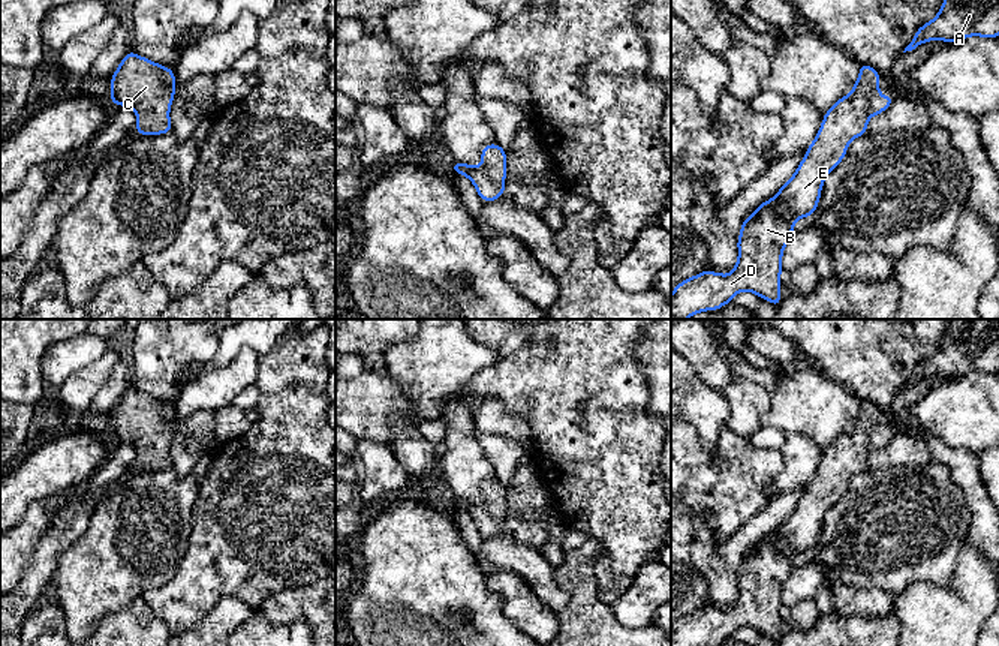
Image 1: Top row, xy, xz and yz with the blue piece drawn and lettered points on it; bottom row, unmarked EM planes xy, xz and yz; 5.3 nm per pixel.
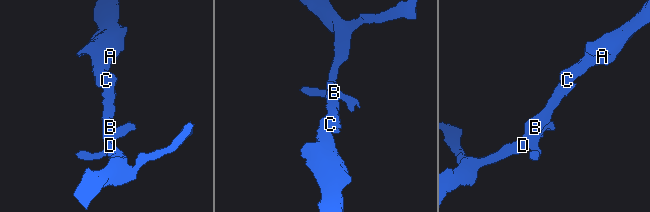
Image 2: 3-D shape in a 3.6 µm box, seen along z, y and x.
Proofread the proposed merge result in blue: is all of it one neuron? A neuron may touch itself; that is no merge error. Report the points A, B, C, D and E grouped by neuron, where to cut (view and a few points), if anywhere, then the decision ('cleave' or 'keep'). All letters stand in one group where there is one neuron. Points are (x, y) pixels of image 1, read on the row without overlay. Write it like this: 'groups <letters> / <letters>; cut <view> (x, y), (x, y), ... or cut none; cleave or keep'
groups A B C D E; cut none; keep

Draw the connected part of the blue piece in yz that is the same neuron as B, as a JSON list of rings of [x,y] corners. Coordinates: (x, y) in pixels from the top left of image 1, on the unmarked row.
[[[860,399],[860,411],[849,432],[840,433],[825,450],[816,474],[806,486],[806,490],[794,511],[779,525],[774,534],[767,535],[743,556],[737,576],[738,595],[731,610],[714,607],[699,610],[680,618],[671,631],[671,646],[717,646],[732,637],[738,627],[750,627],[756,633],[779,642],[782,589],[794,568],[798,555],[815,549],[822,526],[824,516],[845,493],[849,478],[867,469],[869,454],[884,448],[896,435],[879,430],[881,409],[864,399]]]

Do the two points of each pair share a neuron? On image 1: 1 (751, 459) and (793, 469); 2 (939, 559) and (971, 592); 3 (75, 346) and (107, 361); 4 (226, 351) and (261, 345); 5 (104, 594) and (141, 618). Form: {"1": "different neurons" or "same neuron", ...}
{"1": "different neurons", "2": "different neurons", "3": "different neurons", "4": "same neuron", "5": "different neurons"}

